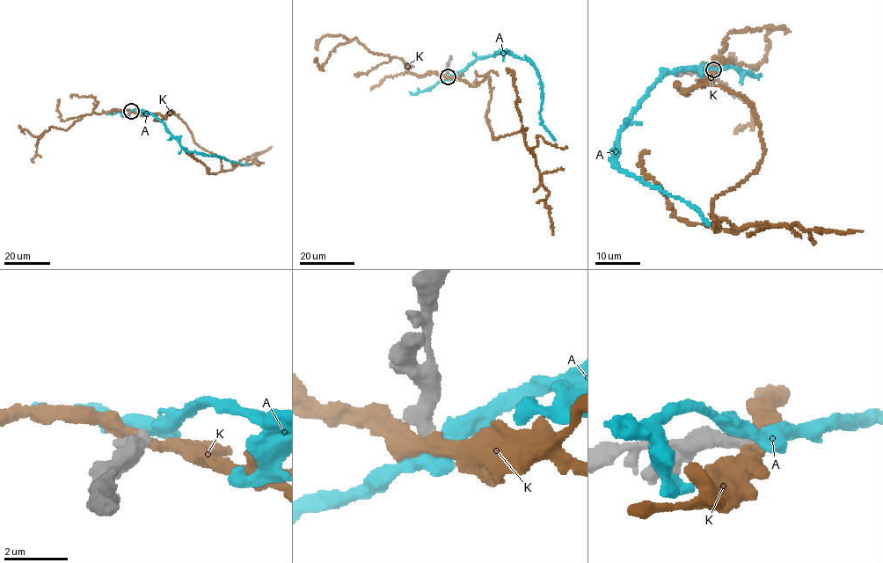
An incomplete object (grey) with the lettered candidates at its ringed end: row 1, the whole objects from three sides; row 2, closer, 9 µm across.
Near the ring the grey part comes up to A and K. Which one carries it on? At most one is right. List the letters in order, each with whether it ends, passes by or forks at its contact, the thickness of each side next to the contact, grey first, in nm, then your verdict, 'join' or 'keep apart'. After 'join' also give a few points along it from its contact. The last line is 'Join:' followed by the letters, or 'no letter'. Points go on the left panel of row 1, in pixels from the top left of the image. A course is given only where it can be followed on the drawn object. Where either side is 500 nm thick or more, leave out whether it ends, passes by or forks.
A: it forks there; 440 nm thick on the grey side, 380 nm on the other; join; it runs (131, 111), (142, 110), (156, 116), (189, 151), (222, 157), (249, 165)
K: 500 nm thick on the grey side, 440 nm on the other; keep apart
Join: A

